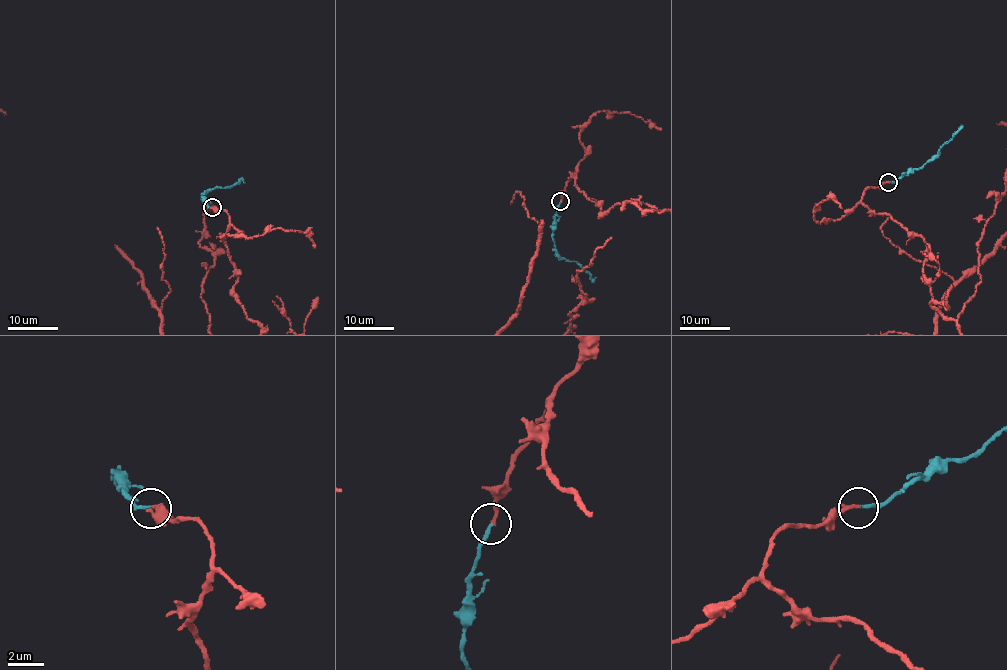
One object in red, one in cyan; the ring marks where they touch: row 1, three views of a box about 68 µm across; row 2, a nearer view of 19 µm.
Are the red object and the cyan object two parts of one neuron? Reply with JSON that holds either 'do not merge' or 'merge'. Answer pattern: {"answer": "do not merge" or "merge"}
{"answer": "merge"}

